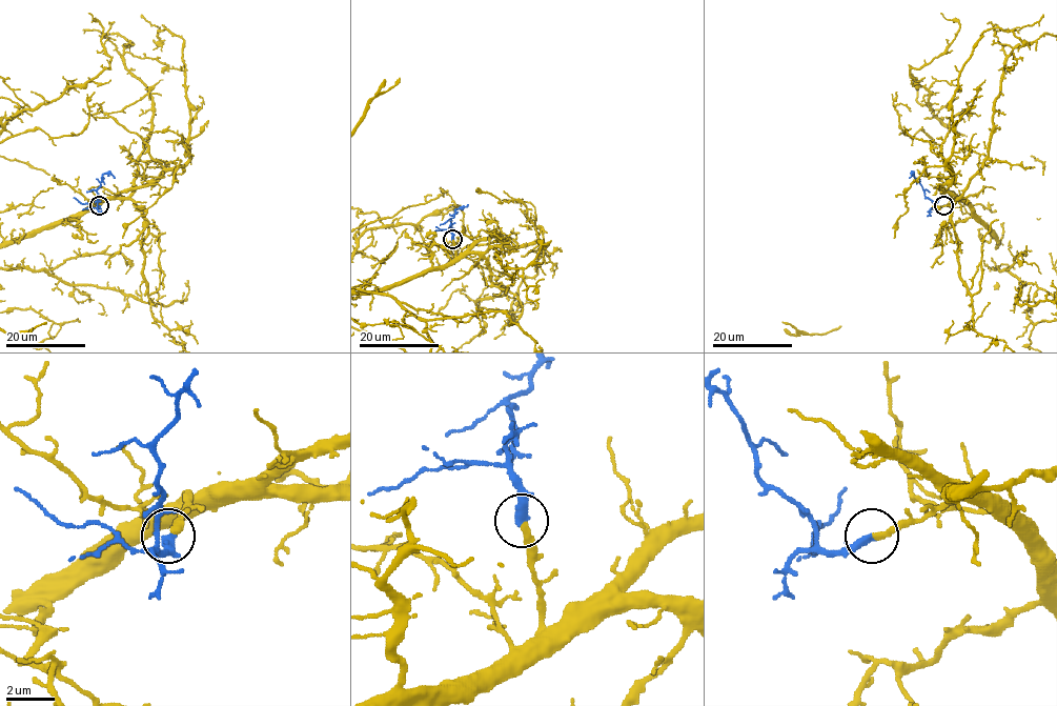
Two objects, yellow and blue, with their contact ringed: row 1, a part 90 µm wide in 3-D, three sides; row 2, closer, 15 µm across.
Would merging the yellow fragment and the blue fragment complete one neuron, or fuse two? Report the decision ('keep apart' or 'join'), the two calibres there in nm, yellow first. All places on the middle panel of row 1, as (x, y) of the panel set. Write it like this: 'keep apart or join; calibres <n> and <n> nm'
join; calibres 280 and 380 nm

